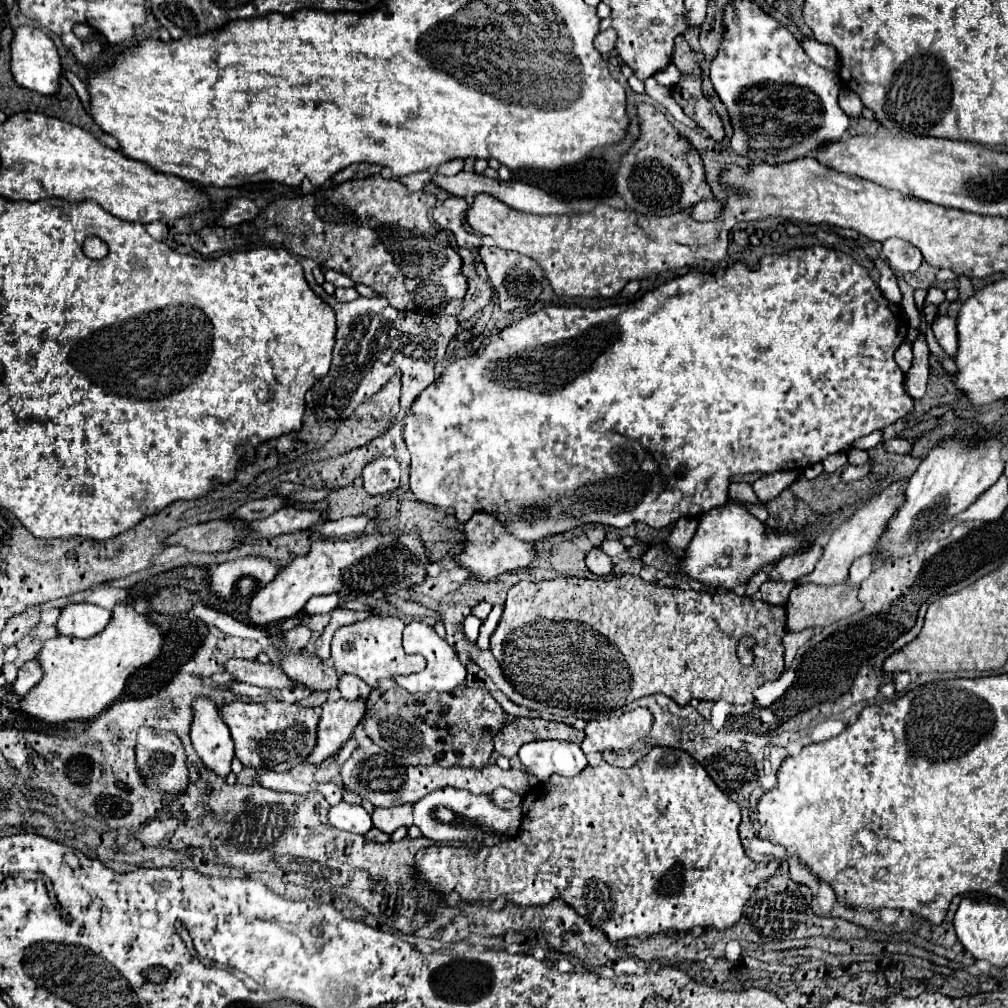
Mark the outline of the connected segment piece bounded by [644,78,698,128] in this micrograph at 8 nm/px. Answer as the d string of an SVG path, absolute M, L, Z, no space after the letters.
M648 78L644 84L646 84L646 94L652 96L656 102L660 102L678 122L682 122L682 124L688 126L688 128L698 128L698 124L696 124L692 118L688 118L688 116L682 112L682 108L674 102L674 98L672 98L672 94L670 94L670 88L658 84L656 78Z

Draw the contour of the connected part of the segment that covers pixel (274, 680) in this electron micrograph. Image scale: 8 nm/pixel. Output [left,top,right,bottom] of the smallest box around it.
[226,660,302,690]

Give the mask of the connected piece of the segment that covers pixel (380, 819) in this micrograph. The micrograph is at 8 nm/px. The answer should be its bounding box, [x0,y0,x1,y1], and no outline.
[372,806,412,834]

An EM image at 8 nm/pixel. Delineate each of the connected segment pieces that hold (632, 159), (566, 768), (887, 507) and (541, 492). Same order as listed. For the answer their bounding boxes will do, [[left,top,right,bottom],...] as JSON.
[[616,104,712,216],[518,740,586,782],[800,478,908,584],[404,246,914,542]]

